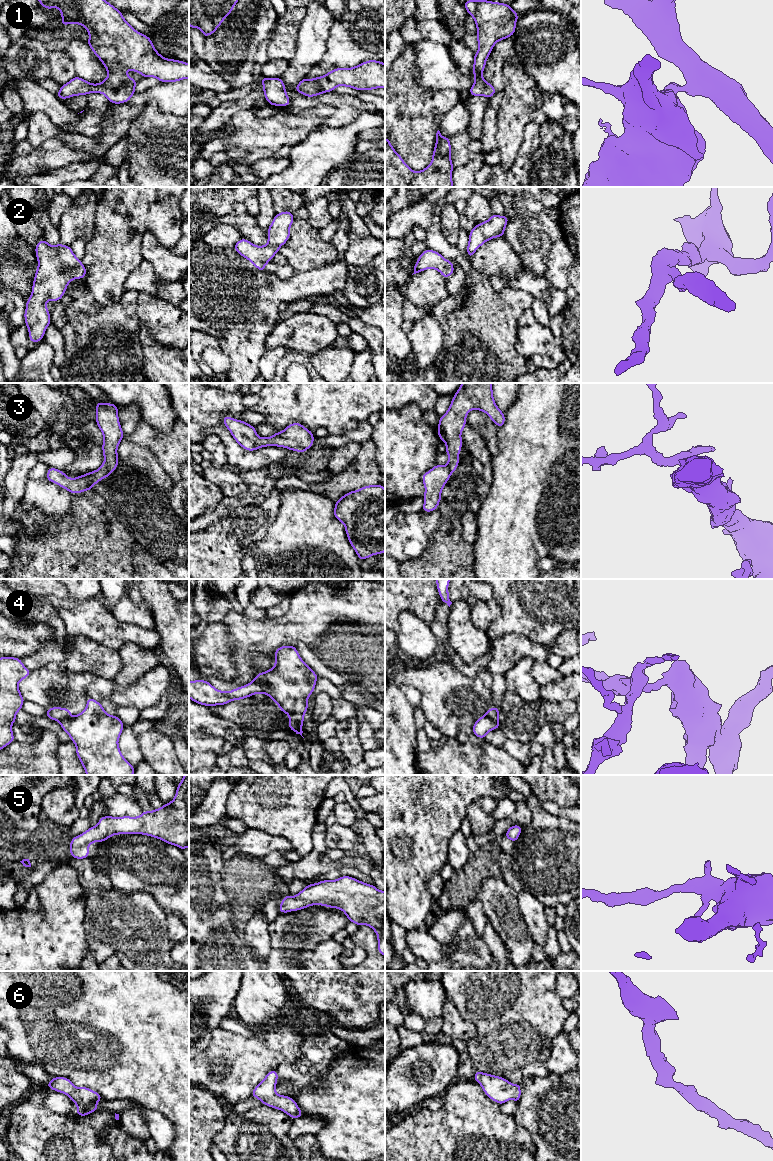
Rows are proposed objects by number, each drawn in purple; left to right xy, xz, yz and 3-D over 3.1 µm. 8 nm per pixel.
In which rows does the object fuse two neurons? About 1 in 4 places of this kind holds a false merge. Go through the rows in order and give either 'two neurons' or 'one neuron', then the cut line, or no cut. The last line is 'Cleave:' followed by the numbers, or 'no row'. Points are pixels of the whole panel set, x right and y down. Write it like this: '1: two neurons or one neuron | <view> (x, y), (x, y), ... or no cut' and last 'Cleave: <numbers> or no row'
1: one neuron | no cut
2: one neuron | no cut
3: one neuron | no cut
4: two neurons | xz (254, 680), (263, 687), (263, 692)
5: one neuron | no cut
6: one neuron | no cut
Cleave: 4

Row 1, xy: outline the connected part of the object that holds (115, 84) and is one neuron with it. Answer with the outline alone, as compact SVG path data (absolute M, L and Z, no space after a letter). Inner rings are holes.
M38 0L39 3L46 9L58 8L61 12L62 26L71 24L82 25L89 33L89 40L87 44L92 49L93 53L103 63L104 67L108 72L107 78L98 83L92 84L78 76L75 76L69 82L61 85L58 94L56 95L60 100L68 99L72 96L88 95L89 93L101 93L107 97L107 99L113 104L121 104L128 102L131 97L135 94L135 86L137 81L132 79L125 73L125 70L131 70L134 72L141 73L143 78L154 77L163 83L177 82L179 80L189 79L189 64L184 61L178 61L175 59L166 59L160 55L155 49L151 39L135 30L131 25L124 19L122 12L115 8L112 4L106 0Z

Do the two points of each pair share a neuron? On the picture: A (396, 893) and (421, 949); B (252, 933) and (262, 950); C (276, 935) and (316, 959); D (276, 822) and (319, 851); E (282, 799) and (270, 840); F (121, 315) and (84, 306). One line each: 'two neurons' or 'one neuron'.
A: two neurons
B: one neuron
C: two neurons
D: two neurons
E: two neurons
F: one neuron

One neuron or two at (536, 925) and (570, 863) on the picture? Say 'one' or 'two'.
two

